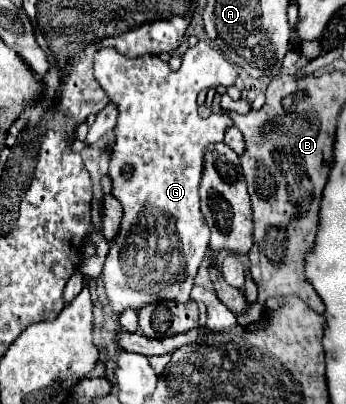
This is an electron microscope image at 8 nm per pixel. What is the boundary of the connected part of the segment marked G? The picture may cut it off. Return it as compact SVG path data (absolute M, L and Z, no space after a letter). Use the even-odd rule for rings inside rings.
M199 41L195 47L189 47L183 55L183 65L179 71L171 71L157 55L143 55L127 59L123 55L113 55L109 65L109 49L101 49L95 55L95 79L109 97L109 103L117 105L117 125L115 125L115 147L109 161L109 177L113 191L111 195L123 205L121 225L115 239L109 243L109 253L105 257L103 271L97 283L105 289L105 299L115 315L121 315L127 309L139 311L151 303L177 301L187 303L193 287L195 273L205 259L209 247L209 229L205 217L199 209L199 177L203 171L203 149L209 141L223 141L223 131L231 125L229 117L209 115L207 119L197 113L197 95L199 91L211 85L233 85L237 77L235 65L223 57L217 49L209 47L205 41ZM131 165L137 171L131 181L123 181L119 169Z

